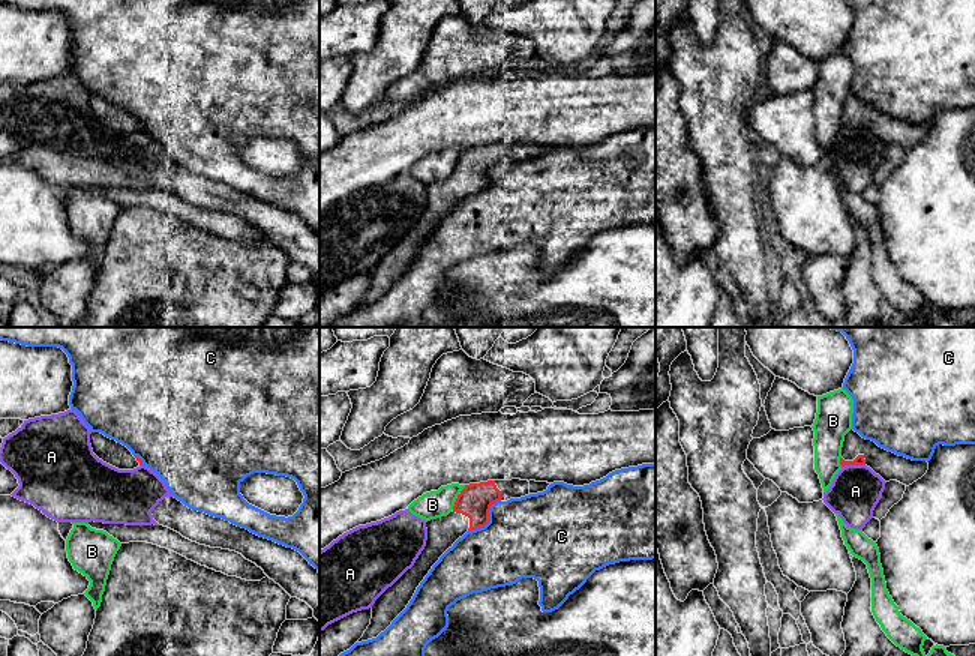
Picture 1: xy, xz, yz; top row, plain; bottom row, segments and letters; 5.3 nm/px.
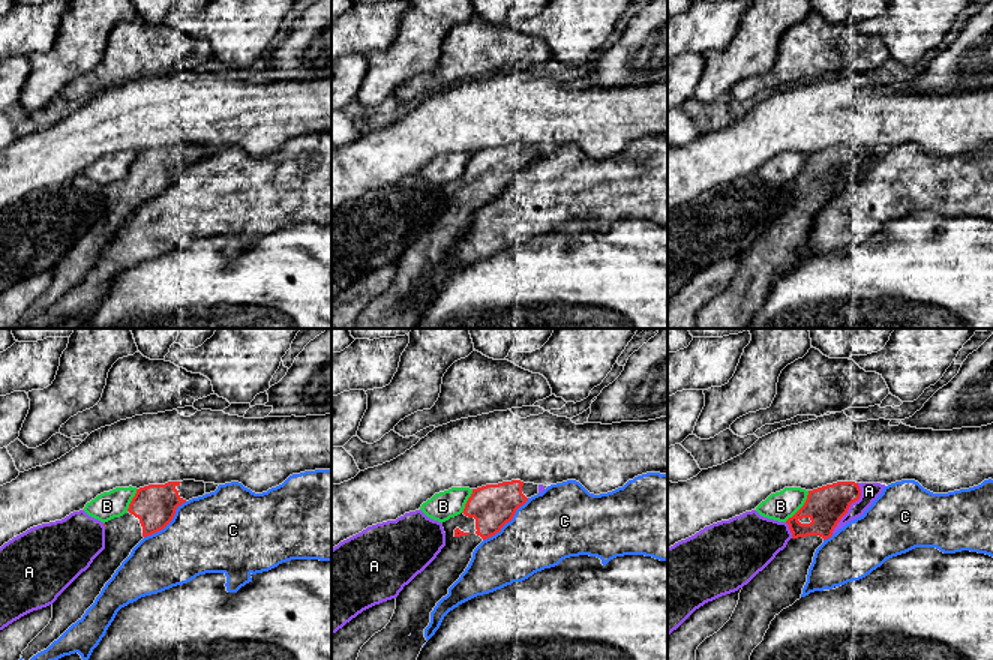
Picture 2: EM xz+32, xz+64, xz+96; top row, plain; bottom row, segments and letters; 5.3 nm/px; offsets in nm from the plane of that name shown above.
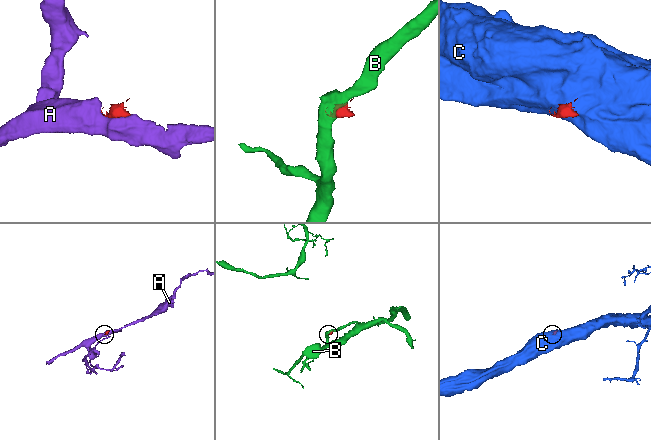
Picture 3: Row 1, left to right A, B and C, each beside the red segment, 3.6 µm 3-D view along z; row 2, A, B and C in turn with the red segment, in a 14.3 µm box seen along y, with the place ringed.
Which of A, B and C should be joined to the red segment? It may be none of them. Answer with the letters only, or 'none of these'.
none of these

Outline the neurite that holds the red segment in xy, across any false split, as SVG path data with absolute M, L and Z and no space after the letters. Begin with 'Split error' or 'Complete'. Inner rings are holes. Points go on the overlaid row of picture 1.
Split error. M100 432L90 434L90 444L92 444L93 453L99 459L102 459L104 462L118 470L134 470L142 465L142 461L138 456L134 456L126 446L105 437Z

